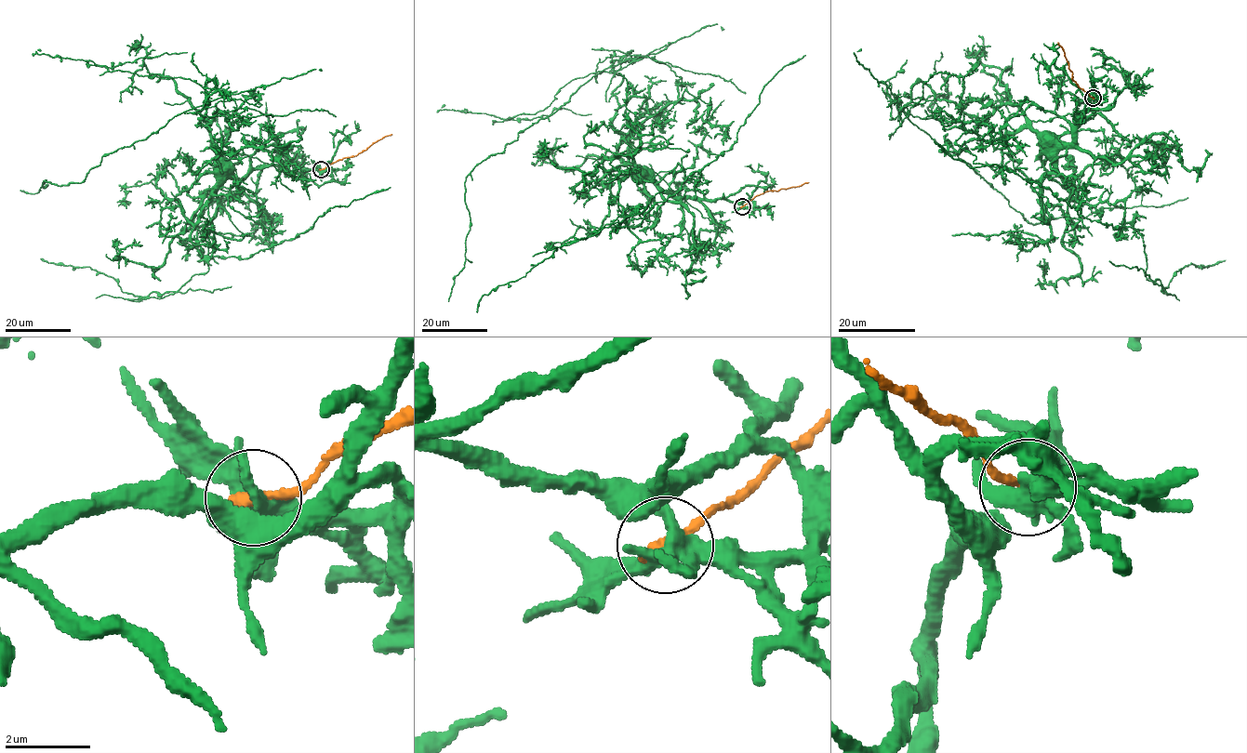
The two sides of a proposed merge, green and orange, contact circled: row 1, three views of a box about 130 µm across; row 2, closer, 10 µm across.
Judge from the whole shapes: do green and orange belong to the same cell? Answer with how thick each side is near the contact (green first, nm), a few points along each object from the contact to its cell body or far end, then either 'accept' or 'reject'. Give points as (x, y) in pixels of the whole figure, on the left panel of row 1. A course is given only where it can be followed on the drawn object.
400 nm thick on the green side, 300 nm on the other; green runs (321, 169), (300, 173), (285, 171), (278, 165), (260, 166), (253, 167), (241, 178), (231, 176), (221, 167); orange runs (321, 169), (357, 155), (391, 134); reject

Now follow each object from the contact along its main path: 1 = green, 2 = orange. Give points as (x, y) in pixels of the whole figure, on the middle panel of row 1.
1: (742, 206), (740, 203), (722, 199), (674, 196), (641, 177)
2: (742, 206), (767, 191), (808, 182)

